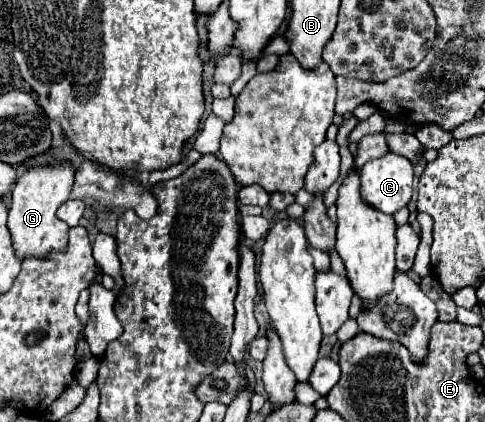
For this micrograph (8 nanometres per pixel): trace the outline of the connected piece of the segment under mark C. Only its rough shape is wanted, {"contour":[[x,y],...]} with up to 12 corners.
{"contour":[[397,153],[359,169],[361,199],[393,215],[411,201],[413,163]]}

